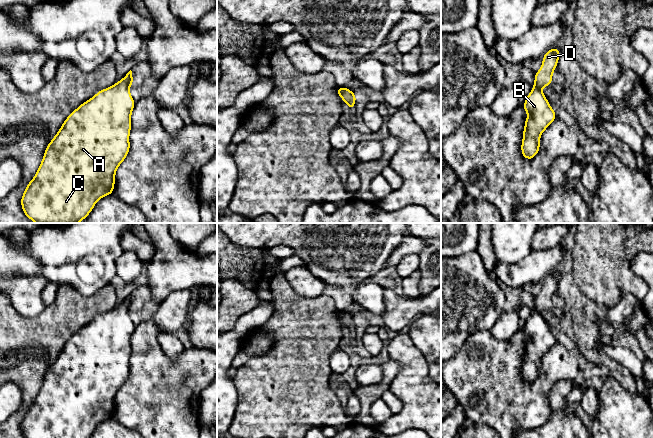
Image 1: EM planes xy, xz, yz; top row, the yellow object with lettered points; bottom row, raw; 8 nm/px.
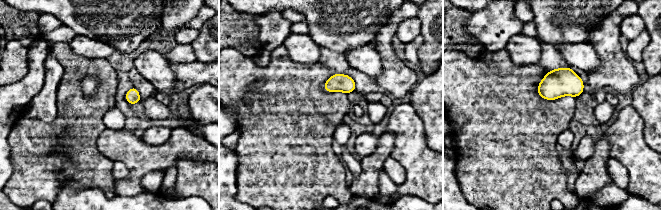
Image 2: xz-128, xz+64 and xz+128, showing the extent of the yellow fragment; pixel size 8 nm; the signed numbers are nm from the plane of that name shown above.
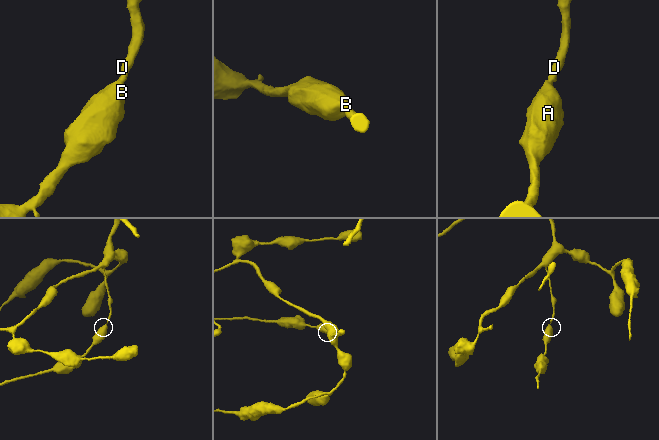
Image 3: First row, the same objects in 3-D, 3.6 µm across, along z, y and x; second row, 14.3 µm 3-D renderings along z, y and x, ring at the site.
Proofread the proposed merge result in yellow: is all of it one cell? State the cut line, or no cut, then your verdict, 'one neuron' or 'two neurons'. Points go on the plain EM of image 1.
no cut; one neuron

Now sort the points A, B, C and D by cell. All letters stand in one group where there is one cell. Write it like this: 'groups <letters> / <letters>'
groups A B C D

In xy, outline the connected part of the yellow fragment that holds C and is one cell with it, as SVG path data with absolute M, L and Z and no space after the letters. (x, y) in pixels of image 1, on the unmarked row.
M130 294L121 305L100 314L66 342L47 369L42 386L21 421L25 438L90 438L100 422L113 418L116 394L130 374L131 337L135 330L129 316L132 307L135 303Z

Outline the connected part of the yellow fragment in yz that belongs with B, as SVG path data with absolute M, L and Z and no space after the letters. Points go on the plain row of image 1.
M555 270L543 279L543 287L534 298L535 307L528 318L523 333L529 340L525 343L521 377L527 384L532 384L540 373L540 360L544 354L557 342L541 312L552 309L552 298L555 295L560 275Z

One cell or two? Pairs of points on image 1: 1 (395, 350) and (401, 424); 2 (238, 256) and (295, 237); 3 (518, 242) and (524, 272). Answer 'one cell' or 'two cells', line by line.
1: one cell
2: two cells
3: two cells

